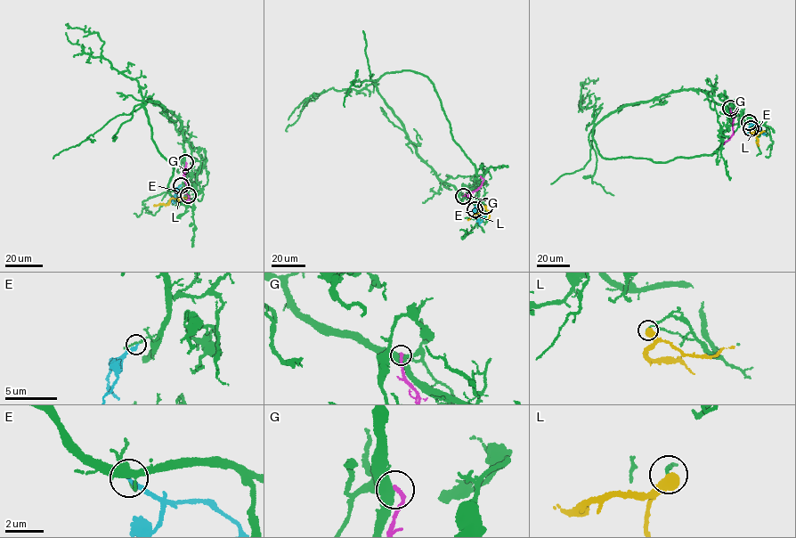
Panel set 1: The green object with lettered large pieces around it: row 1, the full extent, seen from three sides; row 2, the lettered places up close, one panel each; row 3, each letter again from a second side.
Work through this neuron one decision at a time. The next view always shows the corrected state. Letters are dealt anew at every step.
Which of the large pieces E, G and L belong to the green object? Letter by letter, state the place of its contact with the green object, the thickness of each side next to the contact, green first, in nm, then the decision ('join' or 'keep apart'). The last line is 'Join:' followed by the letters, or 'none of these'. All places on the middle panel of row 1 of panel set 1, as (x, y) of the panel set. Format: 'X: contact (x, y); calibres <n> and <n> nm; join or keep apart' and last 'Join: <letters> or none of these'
E: contact (475, 209); calibres 180 and 220 nm; keep apart
G: contact (463, 196); calibres 360 and 200 nm; keep apart
L: contact (485, 206); calibres 120 and 600 nm; keep apart
Join: none of these

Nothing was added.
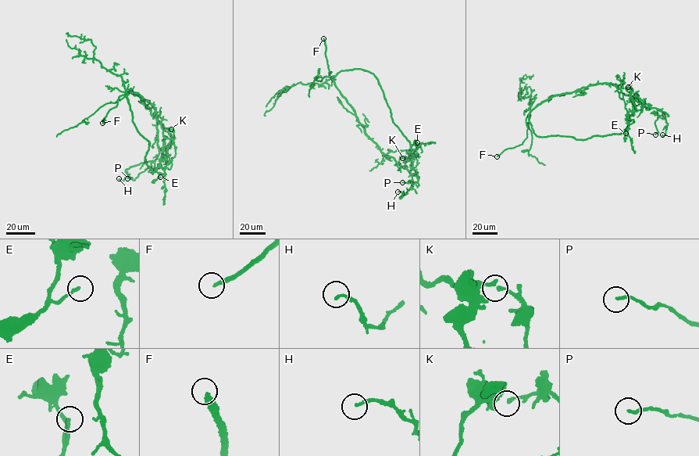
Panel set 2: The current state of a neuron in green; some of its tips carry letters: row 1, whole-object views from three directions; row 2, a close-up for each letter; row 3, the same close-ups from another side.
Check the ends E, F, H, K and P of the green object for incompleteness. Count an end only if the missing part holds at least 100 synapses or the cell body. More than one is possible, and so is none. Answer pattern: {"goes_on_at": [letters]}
{"goes_on_at": ["F"]}

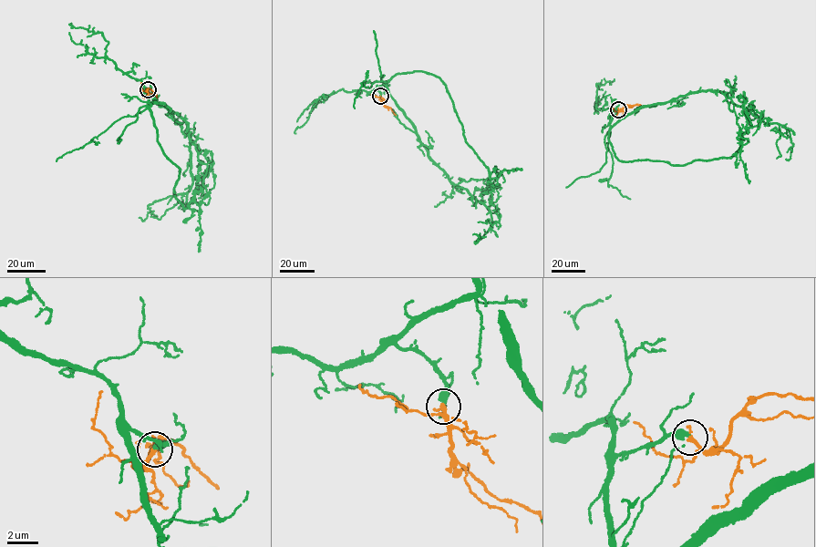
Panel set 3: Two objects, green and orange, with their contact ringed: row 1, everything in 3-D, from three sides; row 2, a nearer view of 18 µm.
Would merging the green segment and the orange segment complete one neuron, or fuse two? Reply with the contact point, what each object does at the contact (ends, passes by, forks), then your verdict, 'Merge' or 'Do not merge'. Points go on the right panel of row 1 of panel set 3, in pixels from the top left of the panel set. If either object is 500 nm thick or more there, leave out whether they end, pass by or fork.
Place: (618, 109). At the ring green ends. At the ring orange ends. Merge

